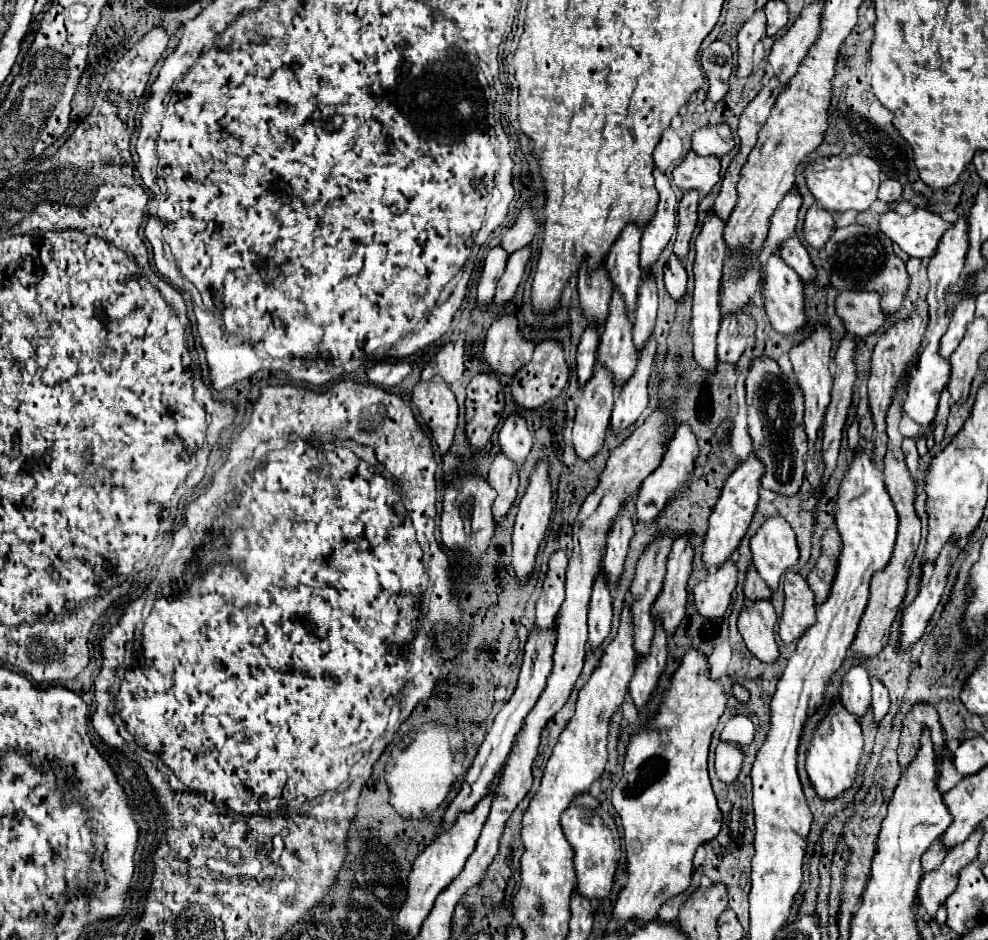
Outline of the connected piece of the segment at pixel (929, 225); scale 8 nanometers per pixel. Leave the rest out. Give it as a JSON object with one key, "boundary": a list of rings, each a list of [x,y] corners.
{"boundary":[[[918,207],[910,215],[888,211],[880,217],[880,231],[898,243],[904,253],[918,259],[936,255],[946,229],[950,229],[950,223],[928,207]]]}

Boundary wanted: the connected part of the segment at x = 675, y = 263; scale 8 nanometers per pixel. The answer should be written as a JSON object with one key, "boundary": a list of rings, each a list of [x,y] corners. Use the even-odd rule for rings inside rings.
{"boundary":[[[672,255],[664,267],[664,285],[666,285],[668,295],[676,303],[680,303],[684,299],[684,295],[686,295],[686,269],[676,255]]]}

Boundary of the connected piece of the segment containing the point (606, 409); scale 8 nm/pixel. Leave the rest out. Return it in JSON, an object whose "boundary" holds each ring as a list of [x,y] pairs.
{"boundary":[[[596,365],[594,377],[582,389],[580,403],[574,419],[574,449],[582,461],[590,461],[602,447],[604,435],[610,423],[610,411],[614,405],[612,377]]]}

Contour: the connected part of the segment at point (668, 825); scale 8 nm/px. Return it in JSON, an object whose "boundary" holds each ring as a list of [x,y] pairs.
{"boundary":[[[690,649],[674,673],[670,689],[666,691],[660,711],[646,727],[632,735],[626,749],[624,775],[612,791],[612,805],[618,811],[624,827],[626,859],[628,859],[628,883],[618,895],[614,905],[614,917],[626,923],[636,917],[640,923],[652,921],[658,915],[660,905],[690,887],[692,881],[692,859],[698,845],[712,841],[722,825],[722,811],[718,807],[716,795],[708,777],[708,749],[712,733],[726,709],[728,695],[720,679],[710,677],[706,655],[700,649]]]}

